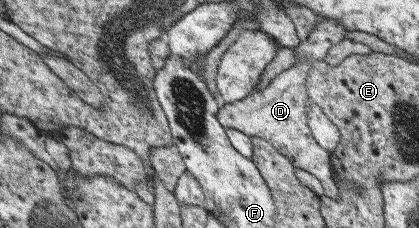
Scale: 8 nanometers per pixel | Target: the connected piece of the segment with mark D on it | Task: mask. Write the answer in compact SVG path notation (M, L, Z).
M320 18L320 21L311 29L311 34L300 42L299 47L293 50L297 60L288 69L272 80L272 83L261 91L254 91L247 98L239 102L226 103L218 112L220 123L226 128L235 128L247 134L248 137L257 136L274 144L282 153L293 161L295 168L310 172L319 184L322 184L324 195L337 200L339 193L332 180L332 166L330 154L316 143L307 124L306 101L309 101L308 91L305 90L308 70L312 62L325 60L326 52L331 45L344 40L346 30L337 21Z

